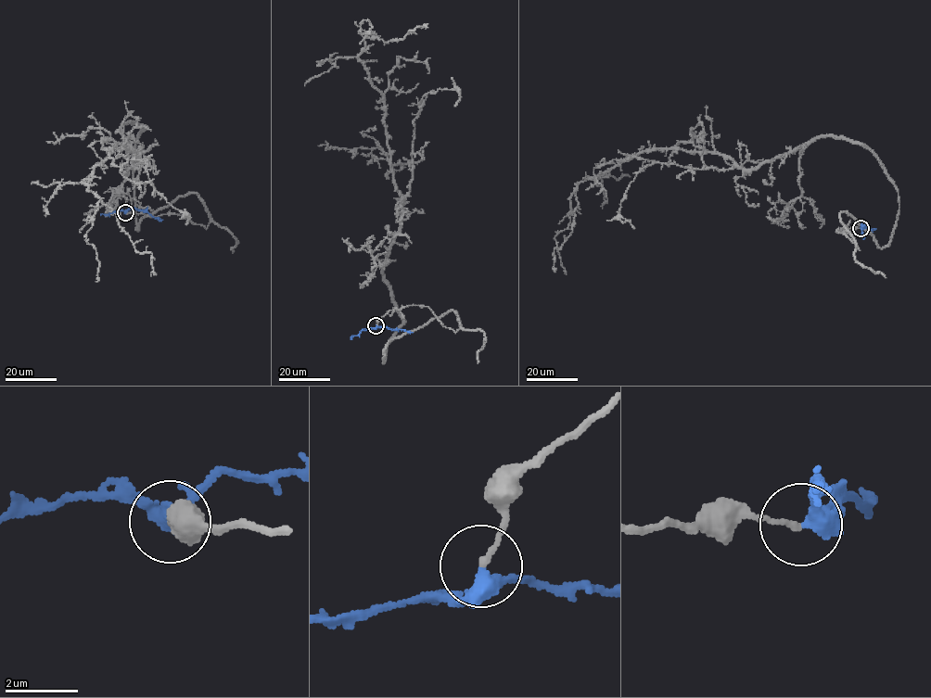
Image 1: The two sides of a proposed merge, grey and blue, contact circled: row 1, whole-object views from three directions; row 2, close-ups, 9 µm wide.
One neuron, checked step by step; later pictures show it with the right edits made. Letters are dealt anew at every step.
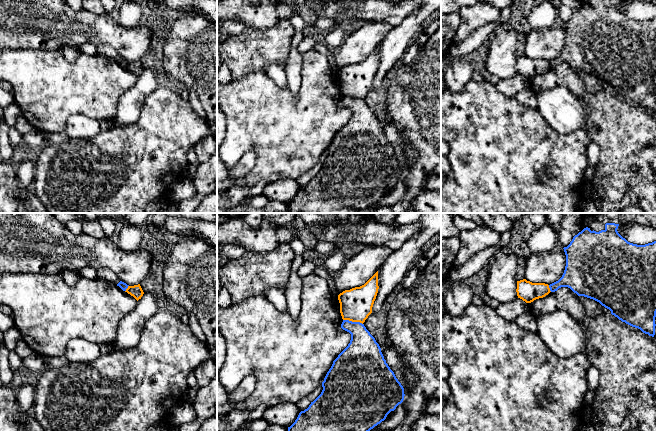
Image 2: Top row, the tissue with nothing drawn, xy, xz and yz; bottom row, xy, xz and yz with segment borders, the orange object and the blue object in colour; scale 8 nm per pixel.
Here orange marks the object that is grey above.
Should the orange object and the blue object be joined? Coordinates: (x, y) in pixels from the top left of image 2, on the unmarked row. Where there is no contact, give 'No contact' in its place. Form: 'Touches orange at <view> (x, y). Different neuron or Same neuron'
Touches orange at xz (353, 97). Different neuron

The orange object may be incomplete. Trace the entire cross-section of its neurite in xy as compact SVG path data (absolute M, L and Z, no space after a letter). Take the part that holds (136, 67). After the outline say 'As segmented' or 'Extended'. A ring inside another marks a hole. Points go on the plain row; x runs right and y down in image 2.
M140 60L138 61L134 61L134 62L128 62L128 64L126 65L126 67L128 70L130 70L131 72L133 72L137 77L139 75L141 75L141 73L143 72L144 68L140 62Z. As segmented

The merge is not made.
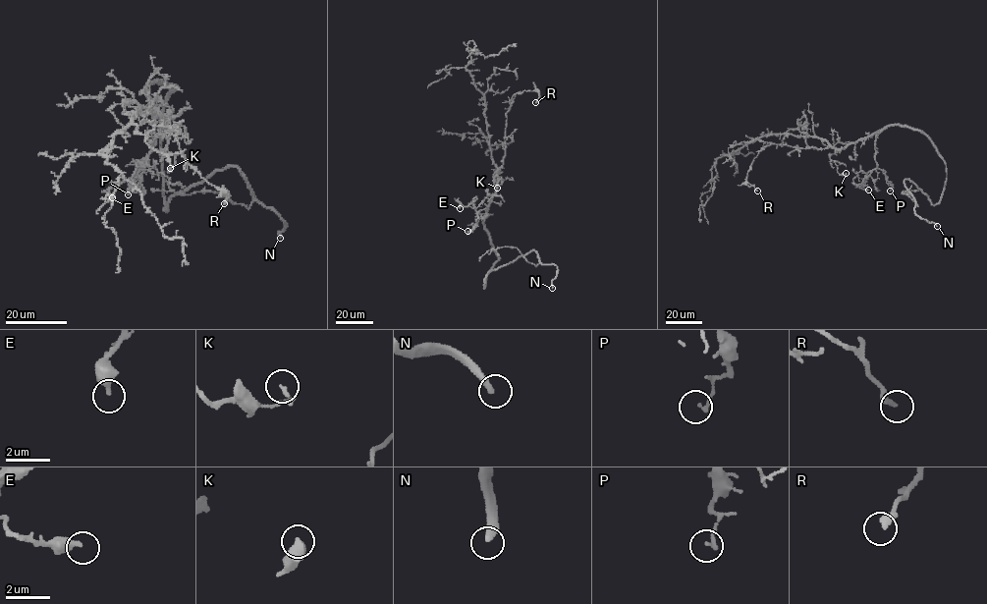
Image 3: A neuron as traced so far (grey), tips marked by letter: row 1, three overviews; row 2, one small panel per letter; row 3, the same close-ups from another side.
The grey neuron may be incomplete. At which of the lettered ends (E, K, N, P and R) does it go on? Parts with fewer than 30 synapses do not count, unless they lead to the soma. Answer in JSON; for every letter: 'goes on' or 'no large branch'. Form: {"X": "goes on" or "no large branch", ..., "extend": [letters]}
{"E": "no large branch", "K": "no large branch", "N": "goes on", "P": "no large branch", "R": "no large branch", "extend": ["N"]}

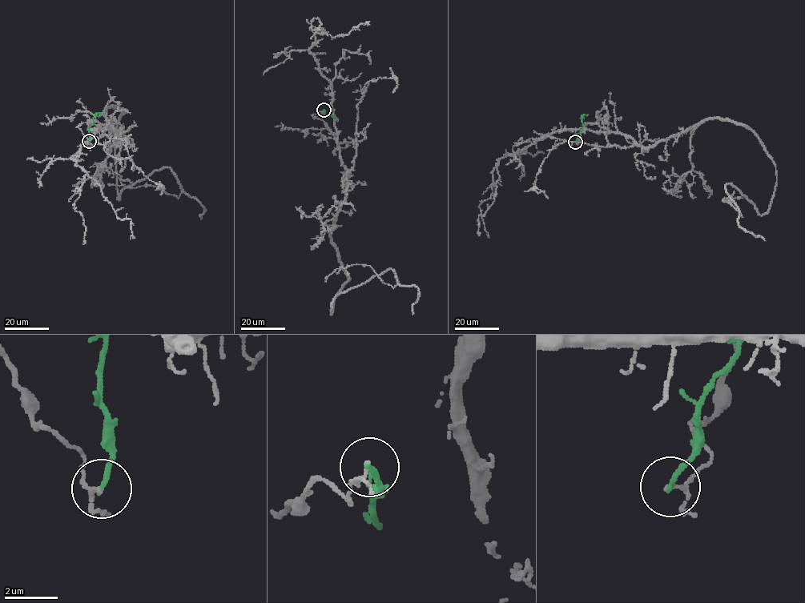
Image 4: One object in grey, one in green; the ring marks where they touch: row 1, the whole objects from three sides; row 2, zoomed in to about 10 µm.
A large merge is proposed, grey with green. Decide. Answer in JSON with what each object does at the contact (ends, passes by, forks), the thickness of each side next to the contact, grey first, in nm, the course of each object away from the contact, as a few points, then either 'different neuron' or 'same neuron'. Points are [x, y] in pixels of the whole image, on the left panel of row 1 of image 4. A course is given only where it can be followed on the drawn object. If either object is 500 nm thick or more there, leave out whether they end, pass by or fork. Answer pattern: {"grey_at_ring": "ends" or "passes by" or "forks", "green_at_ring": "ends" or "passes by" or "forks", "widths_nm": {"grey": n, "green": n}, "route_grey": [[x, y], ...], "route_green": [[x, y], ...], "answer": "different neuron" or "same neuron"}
{"grey_at_ring": "passes by", "green_at_ring": "ends", "widths_nm": {"grey": 110, "green": 190}, "route_grey": [[90, 141], [78, 126], [118, 139], [105, 110], [125, 110], [118, 199], [166, 167], [181, 192], [108, 184]], "route_green": [[90, 141], [93, 118], [102, 112]], "answer": "different neuron"}

